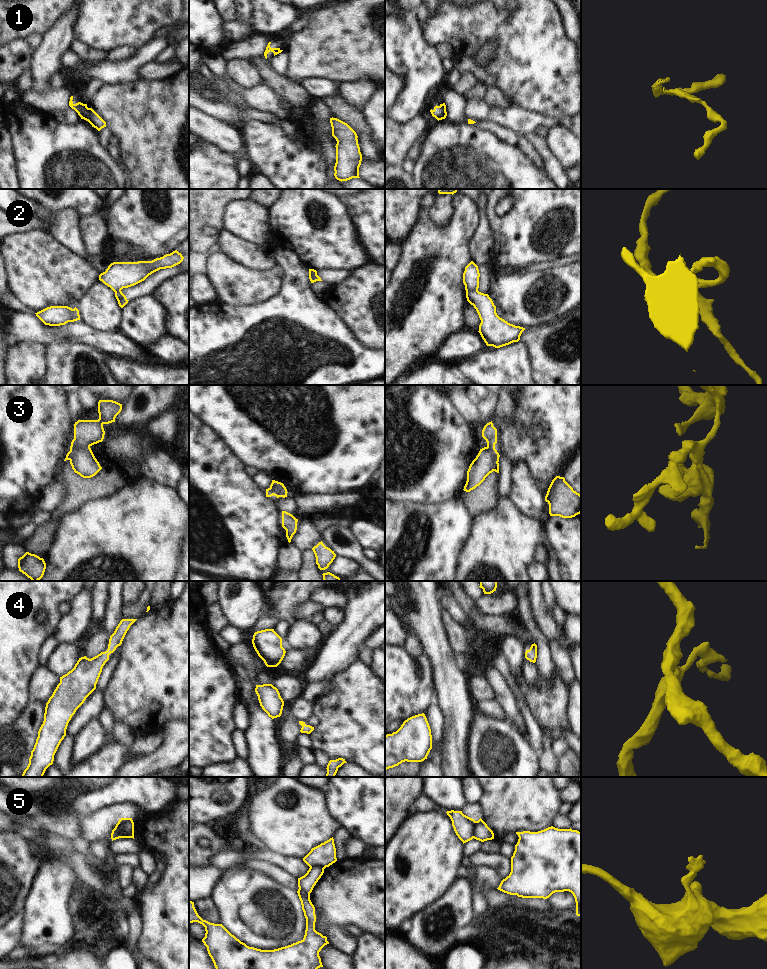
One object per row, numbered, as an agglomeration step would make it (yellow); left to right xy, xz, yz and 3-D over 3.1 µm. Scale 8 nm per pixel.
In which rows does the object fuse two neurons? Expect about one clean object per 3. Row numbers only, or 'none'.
1, 2, 3, 5

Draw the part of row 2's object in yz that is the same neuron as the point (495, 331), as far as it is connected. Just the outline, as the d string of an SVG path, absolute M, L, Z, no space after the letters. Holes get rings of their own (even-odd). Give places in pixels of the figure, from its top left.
M470 290L466 292L466 298L479 315L481 323L478 332L487 346L500 348L520 340L525 328L515 326L500 318L488 294Z

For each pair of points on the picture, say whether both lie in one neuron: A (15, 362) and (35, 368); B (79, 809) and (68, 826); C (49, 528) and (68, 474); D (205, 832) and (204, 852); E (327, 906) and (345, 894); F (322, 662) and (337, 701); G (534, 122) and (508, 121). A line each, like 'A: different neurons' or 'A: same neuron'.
A: same neuron
B: different neurons
C: same neuron
D: same neuron
E: same neuron
F: different neurons
G: same neuron

